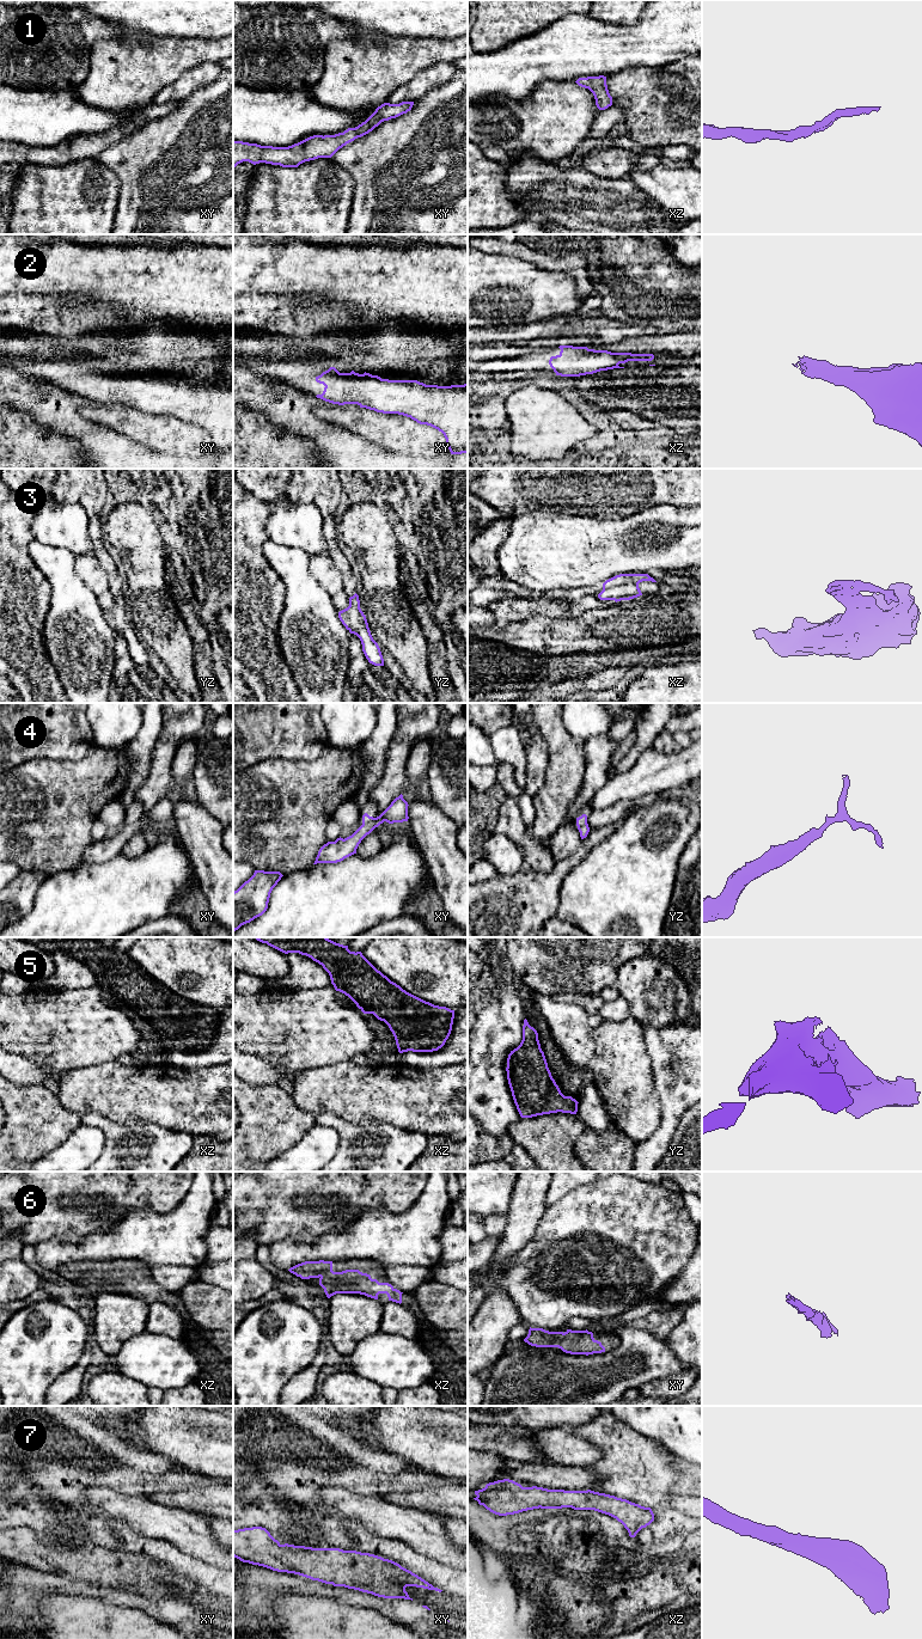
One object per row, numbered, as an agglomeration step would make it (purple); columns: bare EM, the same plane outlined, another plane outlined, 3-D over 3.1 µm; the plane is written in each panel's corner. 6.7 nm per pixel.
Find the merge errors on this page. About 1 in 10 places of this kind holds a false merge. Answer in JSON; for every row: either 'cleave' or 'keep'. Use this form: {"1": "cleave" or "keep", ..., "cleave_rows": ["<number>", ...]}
{"1": "keep", "2": "keep", "3": "keep", "4": "keep", "5": "keep", "6": "keep", "7": "keep", "cleave_rows": []}

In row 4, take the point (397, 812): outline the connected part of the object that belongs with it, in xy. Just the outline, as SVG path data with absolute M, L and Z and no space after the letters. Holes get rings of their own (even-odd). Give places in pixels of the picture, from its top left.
M401 794L391 805L377 818L367 813L362 815L362 825L349 837L337 838L335 842L324 844L316 857L317 863L337 863L356 854L361 840L384 821L389 824L408 821L408 802Z

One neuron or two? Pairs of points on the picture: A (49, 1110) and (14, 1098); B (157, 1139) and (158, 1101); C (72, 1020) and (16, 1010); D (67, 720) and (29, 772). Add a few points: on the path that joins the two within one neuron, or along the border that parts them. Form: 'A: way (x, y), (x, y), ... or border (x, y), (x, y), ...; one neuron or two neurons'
A: way (41, 1110), (29, 1110), (23, 1105); one neuron
B: border (129, 1121), (150, 1120), (164, 1127), (184, 1131); two neurons
C: way (57, 1020), (30, 1020); one neuron
D: border (68, 759), (32, 758), (14, 768); two neurons

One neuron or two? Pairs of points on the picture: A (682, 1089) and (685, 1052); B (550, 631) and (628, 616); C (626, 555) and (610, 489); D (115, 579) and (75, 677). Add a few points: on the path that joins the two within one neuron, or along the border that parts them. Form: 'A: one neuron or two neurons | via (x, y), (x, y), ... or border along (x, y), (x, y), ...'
A: one neuron | via (682, 1080), (687, 1062)
B: one neuron | via (569, 631), (609, 630)
C: two neurons | border along (643, 508), (622, 518), (597, 519), (590, 517)
D: two neurons | border along (103, 612), (104, 619), (116, 633)

